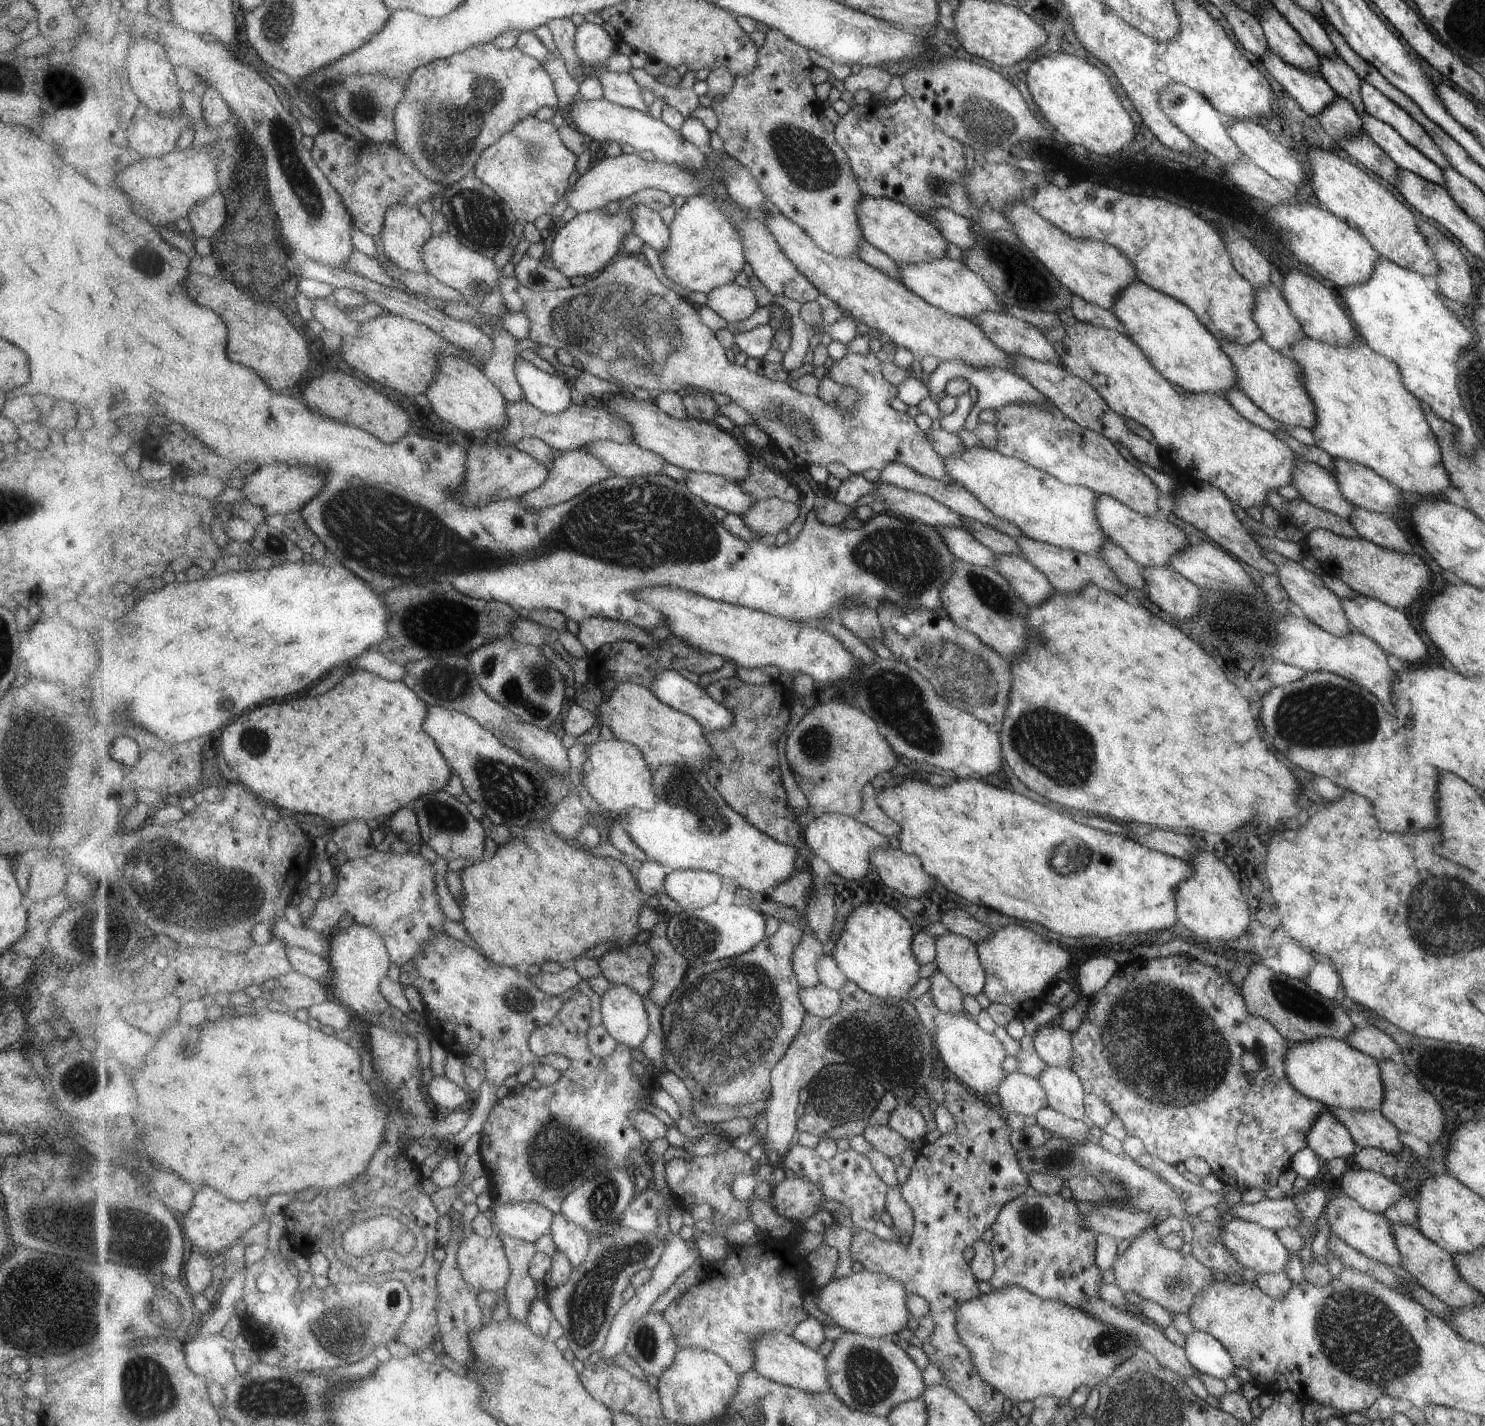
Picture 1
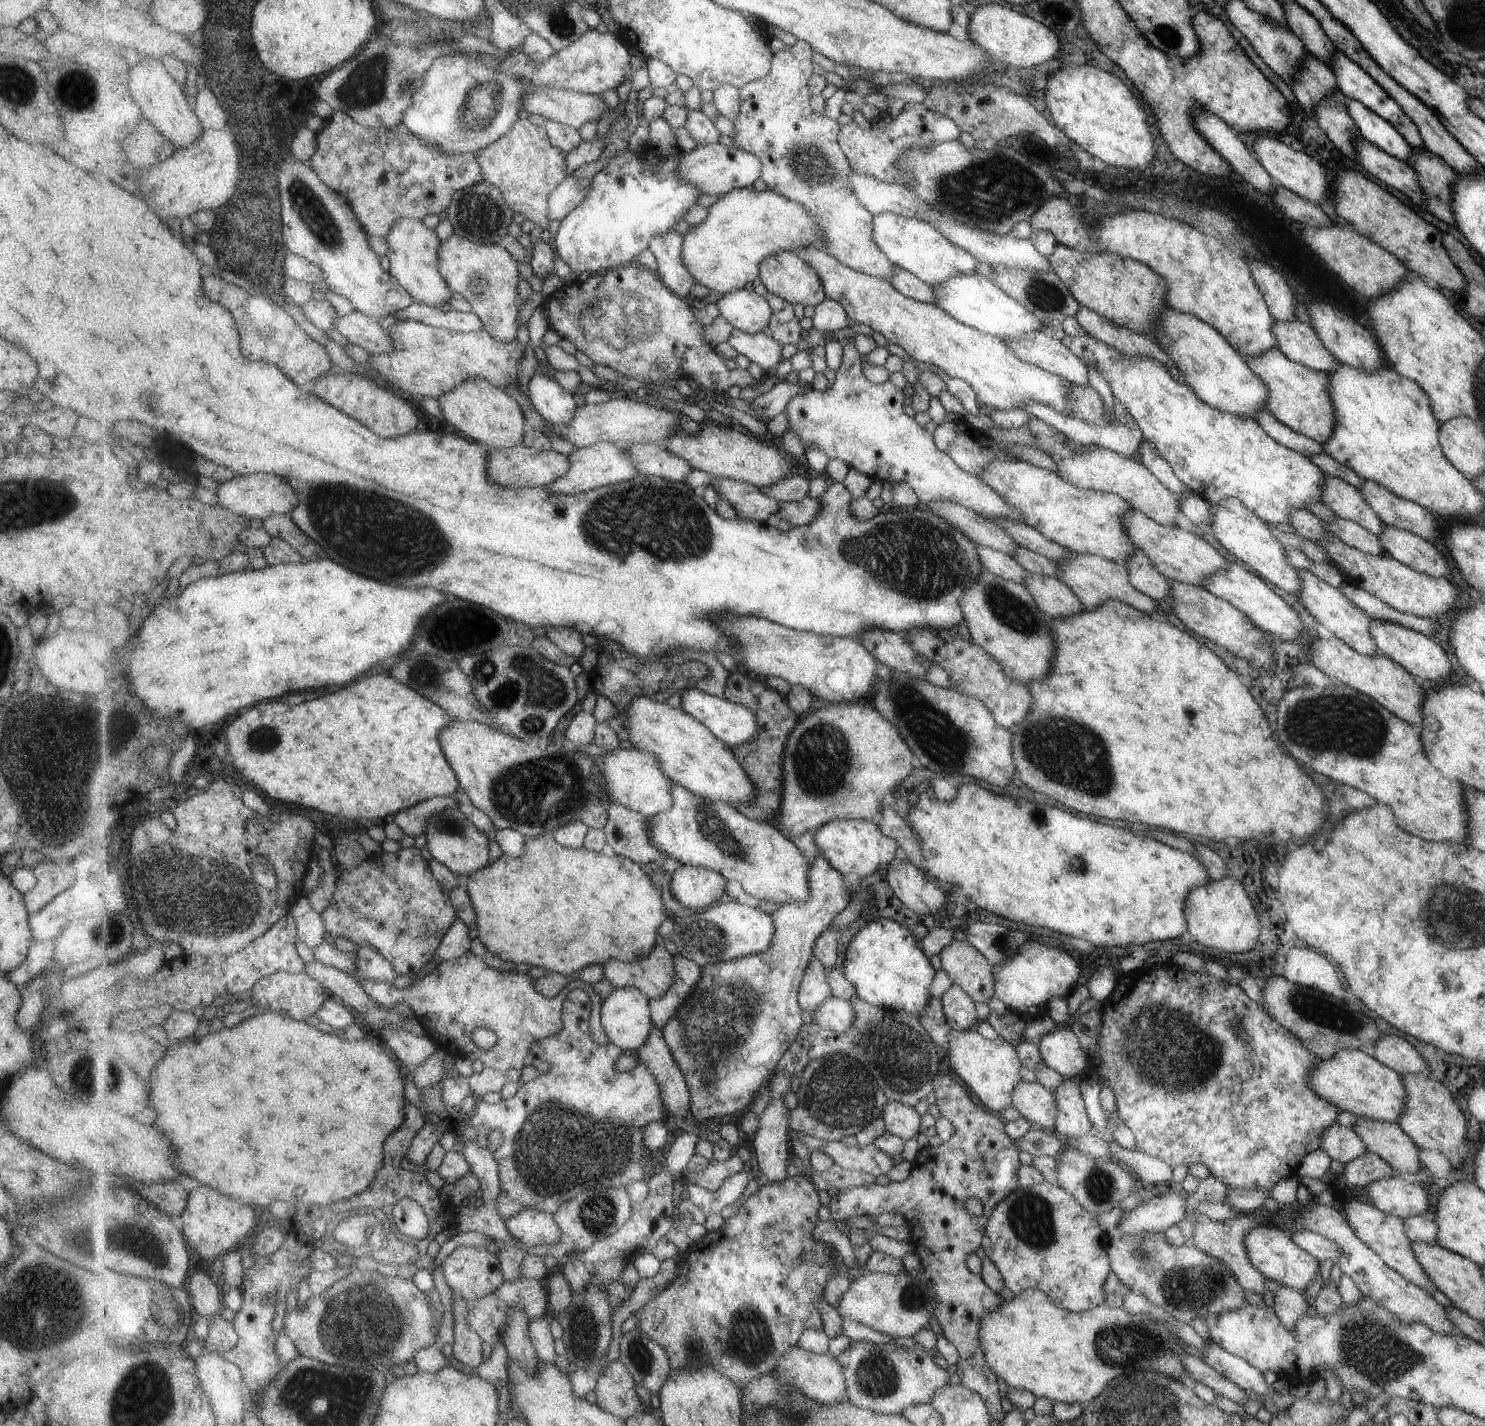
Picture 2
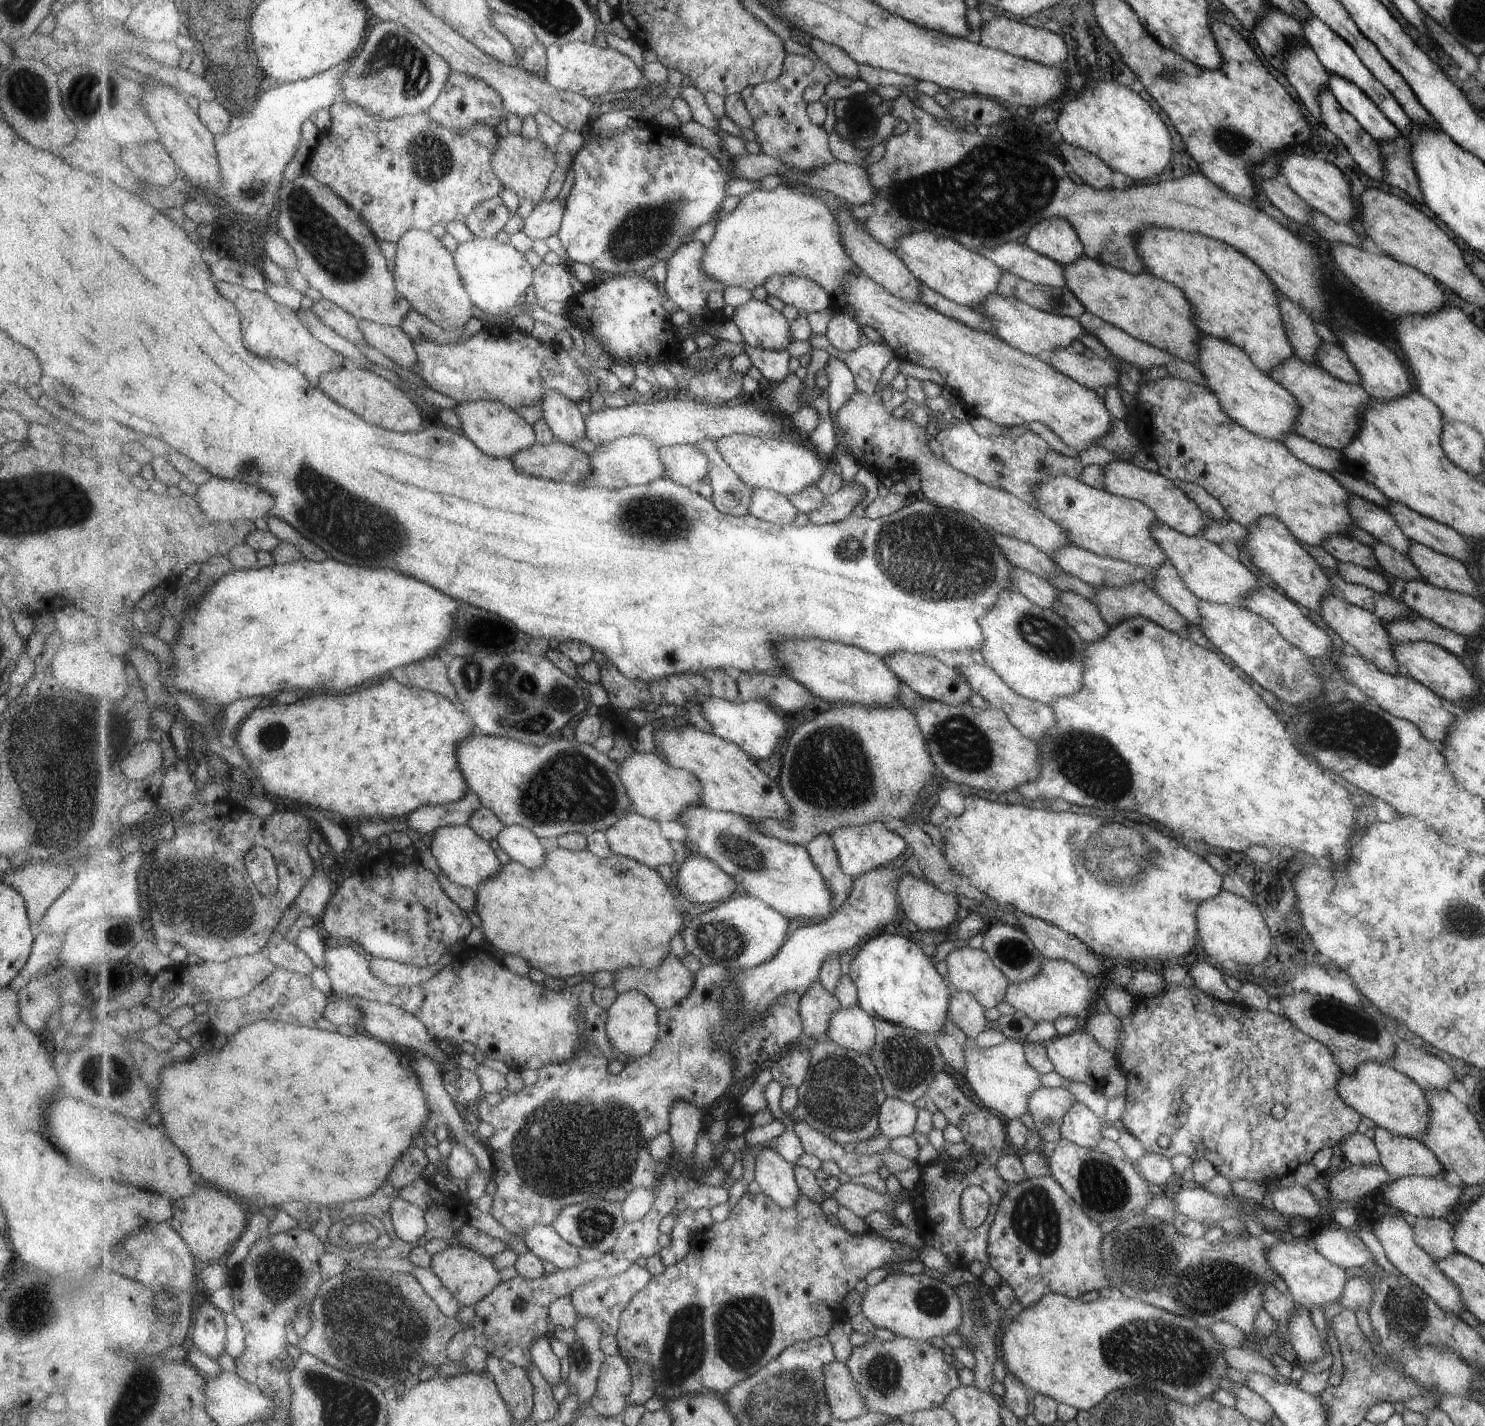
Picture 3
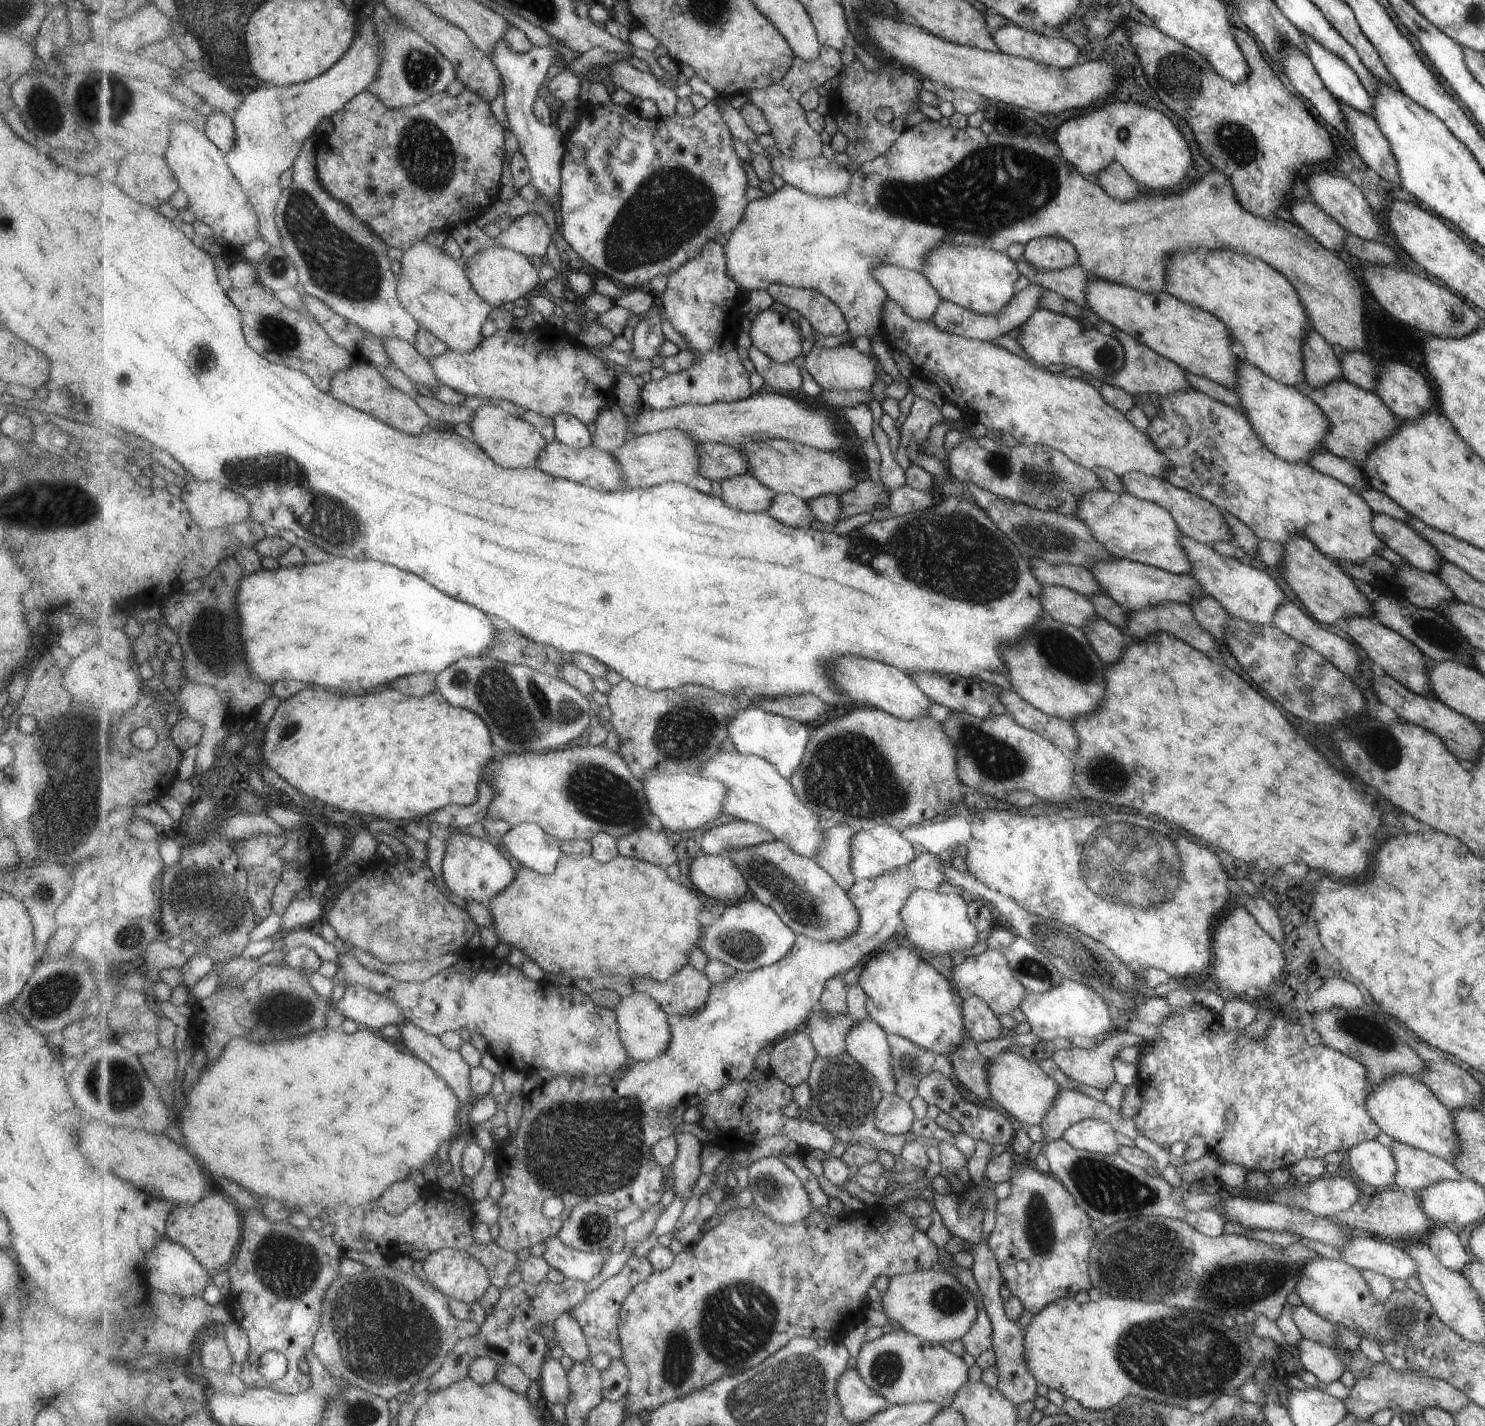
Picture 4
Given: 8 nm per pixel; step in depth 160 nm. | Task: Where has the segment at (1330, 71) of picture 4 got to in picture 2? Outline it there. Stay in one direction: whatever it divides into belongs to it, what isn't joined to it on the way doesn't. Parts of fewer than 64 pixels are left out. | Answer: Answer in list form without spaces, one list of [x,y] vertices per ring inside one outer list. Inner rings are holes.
[[[1345,97],[1344,104],[1347,115],[1355,123],[1361,137],[1400,161],[1407,163],[1410,160],[1412,148],[1394,125],[1390,125],[1357,100]]]

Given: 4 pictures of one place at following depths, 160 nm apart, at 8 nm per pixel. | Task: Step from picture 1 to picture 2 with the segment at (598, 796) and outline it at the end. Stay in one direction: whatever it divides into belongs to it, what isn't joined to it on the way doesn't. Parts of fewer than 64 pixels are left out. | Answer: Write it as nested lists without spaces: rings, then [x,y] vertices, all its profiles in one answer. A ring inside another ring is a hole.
[[[635,746],[607,752],[600,766],[606,778],[606,788],[610,800],[622,804],[631,810],[644,814],[648,819],[669,810],[674,803],[672,786],[674,782],[661,768],[659,757],[651,751],[644,751]]]

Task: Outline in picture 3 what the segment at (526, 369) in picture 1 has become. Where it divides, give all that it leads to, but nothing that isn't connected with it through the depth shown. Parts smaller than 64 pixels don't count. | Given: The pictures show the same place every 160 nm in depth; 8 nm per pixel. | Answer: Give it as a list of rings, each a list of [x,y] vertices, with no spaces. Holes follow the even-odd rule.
[[[547,392],[542,410],[557,440],[575,446],[587,439],[587,422],[579,406],[561,392]]]

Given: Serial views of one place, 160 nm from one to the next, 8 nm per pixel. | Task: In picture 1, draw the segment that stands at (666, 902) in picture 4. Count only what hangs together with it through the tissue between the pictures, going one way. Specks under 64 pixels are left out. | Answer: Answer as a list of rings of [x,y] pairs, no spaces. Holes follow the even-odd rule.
[[[548,828],[518,831],[509,842],[499,845],[490,859],[482,858],[462,871],[463,892],[458,903],[463,911],[463,931],[496,964],[510,967],[526,964],[528,967],[557,960],[572,965],[569,960],[583,956],[601,942],[618,942],[619,948],[629,946],[641,931],[639,914],[645,900],[633,876],[635,870],[619,860],[573,848],[563,836]]]

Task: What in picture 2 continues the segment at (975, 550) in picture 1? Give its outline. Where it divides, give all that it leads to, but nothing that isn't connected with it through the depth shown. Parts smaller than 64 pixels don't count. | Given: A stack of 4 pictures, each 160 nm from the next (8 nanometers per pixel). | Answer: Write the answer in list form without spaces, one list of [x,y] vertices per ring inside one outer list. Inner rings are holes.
[[[979,545],[976,548],[983,570],[989,571],[1003,580],[1022,584],[1027,572],[1017,564],[1016,560],[1013,560],[1013,557],[986,546]]]

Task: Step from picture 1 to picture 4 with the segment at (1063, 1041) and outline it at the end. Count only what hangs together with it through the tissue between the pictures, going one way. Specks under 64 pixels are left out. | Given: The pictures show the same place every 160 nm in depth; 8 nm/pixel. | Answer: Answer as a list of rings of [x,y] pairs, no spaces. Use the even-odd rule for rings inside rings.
[[[1115,1032],[1087,1049],[1067,1047],[1055,1051],[1050,1058],[1071,1081],[1104,1091],[1115,1082],[1111,1060],[1132,1042],[1125,1035]]]

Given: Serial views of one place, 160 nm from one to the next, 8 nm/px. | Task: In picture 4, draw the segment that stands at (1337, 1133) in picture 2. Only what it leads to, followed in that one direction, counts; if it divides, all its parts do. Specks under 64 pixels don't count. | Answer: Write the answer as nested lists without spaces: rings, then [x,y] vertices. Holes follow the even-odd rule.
[[[1373,1139],[1359,1142],[1347,1155],[1352,1171],[1361,1182],[1377,1188],[1391,1187],[1396,1166],[1389,1148]]]

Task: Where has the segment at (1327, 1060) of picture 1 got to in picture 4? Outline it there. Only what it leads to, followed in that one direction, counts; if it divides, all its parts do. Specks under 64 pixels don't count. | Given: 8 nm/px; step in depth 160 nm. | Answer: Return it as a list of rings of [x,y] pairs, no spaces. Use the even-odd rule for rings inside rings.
[[[1396,1074],[1380,1080],[1366,1094],[1364,1107],[1367,1114],[1378,1125],[1378,1129],[1392,1138],[1413,1148],[1423,1149],[1447,1162],[1458,1151],[1458,1140],[1454,1133],[1453,1120],[1435,1095],[1413,1076]]]

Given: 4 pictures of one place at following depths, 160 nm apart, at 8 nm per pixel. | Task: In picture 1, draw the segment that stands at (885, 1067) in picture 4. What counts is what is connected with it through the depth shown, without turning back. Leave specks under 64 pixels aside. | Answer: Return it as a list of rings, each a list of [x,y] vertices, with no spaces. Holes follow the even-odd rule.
[[[823,983],[800,990],[803,1004],[809,1013],[818,1017],[831,1018],[842,1009],[843,998],[840,991],[829,988]]]

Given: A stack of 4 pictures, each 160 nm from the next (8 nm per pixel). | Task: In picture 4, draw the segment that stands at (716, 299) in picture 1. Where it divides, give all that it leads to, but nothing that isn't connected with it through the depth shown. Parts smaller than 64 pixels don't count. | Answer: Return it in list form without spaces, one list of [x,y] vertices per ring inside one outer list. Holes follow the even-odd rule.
[[[770,308],[757,314],[749,336],[756,347],[781,364],[795,360],[803,352],[804,336],[797,322]]]

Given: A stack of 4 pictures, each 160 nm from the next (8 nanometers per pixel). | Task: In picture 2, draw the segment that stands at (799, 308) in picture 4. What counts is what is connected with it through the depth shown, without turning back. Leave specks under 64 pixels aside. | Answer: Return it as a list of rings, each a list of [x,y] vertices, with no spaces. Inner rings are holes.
[[[781,251],[765,257],[760,264],[760,280],[768,291],[778,294],[792,305],[817,306],[827,298],[818,272],[797,251]]]

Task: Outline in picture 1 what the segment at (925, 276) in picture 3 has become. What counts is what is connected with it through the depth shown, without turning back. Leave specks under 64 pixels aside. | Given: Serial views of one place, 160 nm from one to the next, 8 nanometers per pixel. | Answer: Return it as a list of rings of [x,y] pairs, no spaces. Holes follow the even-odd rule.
[[[863,195],[857,207],[857,214],[865,240],[888,254],[899,265],[922,263],[943,257],[947,244],[942,233],[907,205],[890,198]]]

